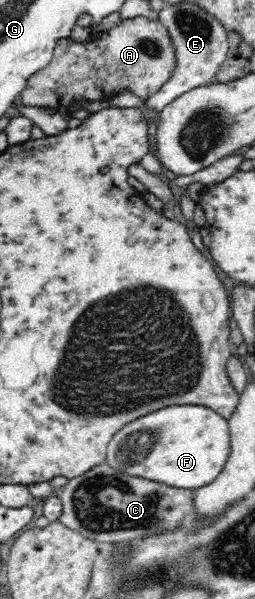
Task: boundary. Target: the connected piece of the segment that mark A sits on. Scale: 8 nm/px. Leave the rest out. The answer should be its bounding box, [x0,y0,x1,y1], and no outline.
[20,16,174,114]

